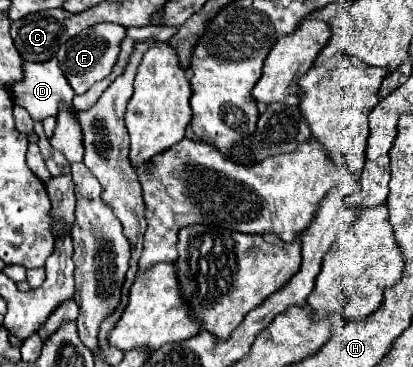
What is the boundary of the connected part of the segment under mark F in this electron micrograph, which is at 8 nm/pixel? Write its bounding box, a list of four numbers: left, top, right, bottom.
[58,24,124,94]

